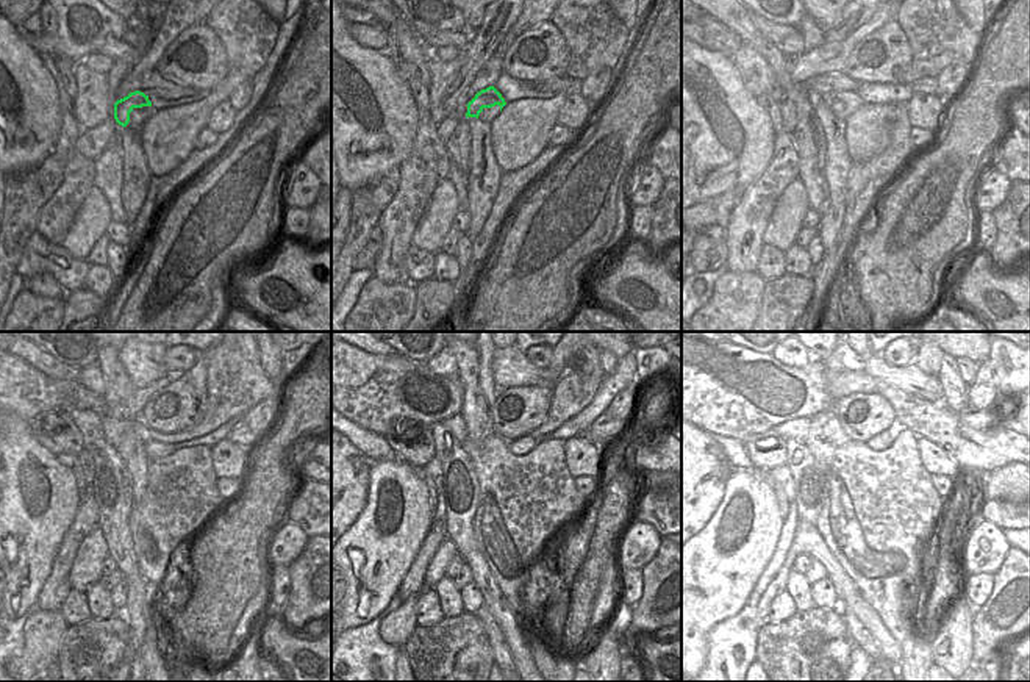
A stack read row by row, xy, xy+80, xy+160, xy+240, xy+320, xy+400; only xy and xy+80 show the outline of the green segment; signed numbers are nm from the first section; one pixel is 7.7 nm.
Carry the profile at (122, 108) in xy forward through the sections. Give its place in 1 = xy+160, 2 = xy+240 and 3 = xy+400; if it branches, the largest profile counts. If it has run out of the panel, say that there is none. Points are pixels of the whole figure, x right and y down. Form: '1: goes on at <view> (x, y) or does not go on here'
1: goes on at xy+160 (838, 99)
2: goes on at xy+240 (155, 449)
3: goes on at xy+400 (883, 440)

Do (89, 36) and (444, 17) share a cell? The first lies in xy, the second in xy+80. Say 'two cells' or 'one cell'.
one cell

